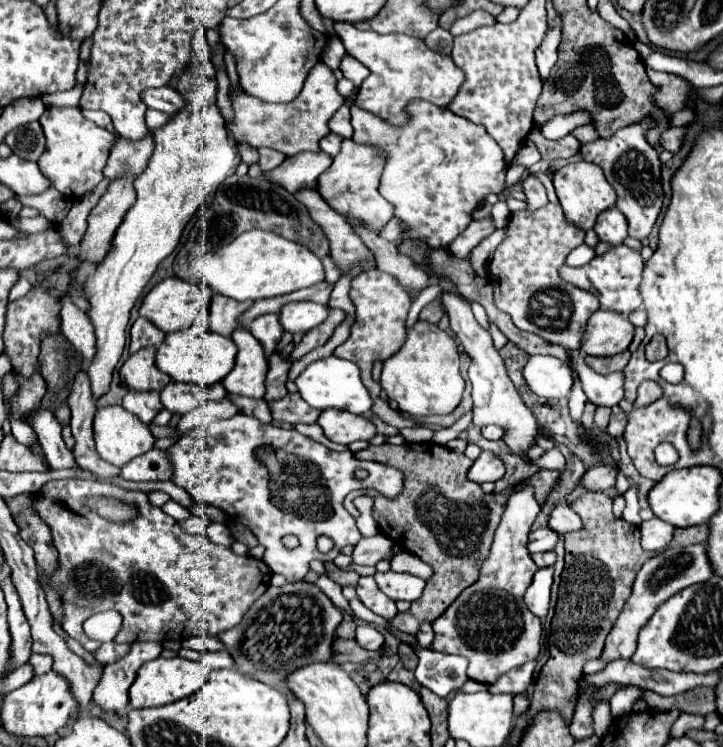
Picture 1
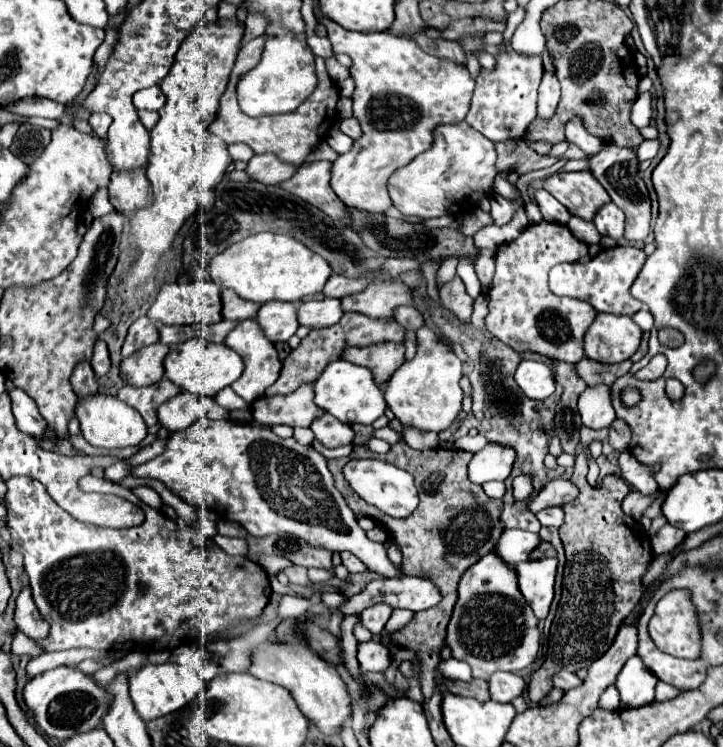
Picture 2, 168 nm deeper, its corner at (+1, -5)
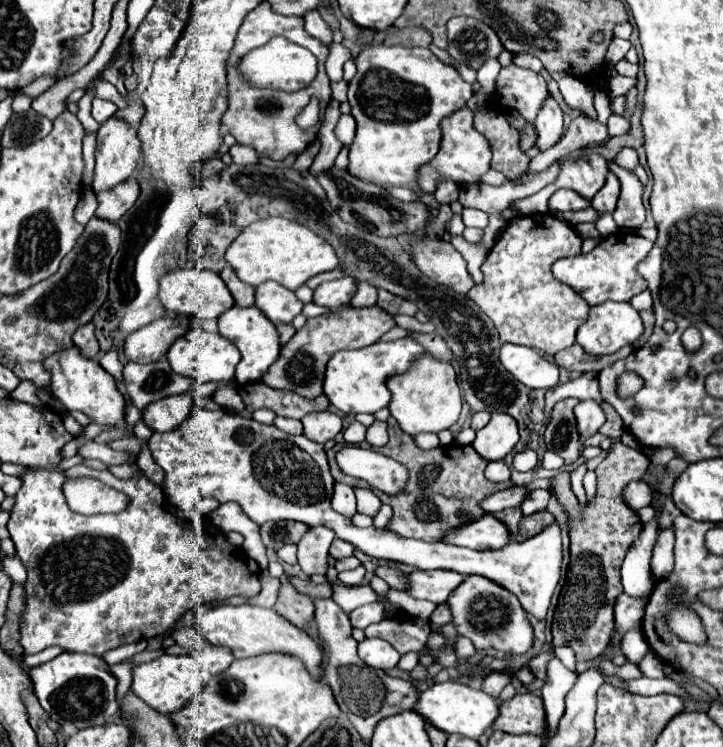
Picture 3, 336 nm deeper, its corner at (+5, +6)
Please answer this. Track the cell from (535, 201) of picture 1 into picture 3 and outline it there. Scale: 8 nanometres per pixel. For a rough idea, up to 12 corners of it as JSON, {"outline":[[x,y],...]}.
{"outline":[[557,190],[549,198],[551,212],[589,208],[589,200],[573,190]]}

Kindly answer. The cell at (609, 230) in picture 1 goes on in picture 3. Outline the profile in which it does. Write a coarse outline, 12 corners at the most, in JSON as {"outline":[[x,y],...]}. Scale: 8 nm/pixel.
{"outline":[[609,172],[605,186],[593,196],[591,208],[613,214],[619,180]]}

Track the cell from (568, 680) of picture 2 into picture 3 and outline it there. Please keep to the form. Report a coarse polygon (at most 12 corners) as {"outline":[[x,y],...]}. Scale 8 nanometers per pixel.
{"outline":[[551,652],[535,656],[529,660],[529,668],[539,680],[545,680]]}

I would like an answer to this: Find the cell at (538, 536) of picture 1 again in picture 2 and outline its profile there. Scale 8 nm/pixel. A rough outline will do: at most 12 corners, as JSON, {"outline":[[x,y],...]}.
{"outline":[[503,529],[495,545],[501,561],[529,559],[541,537],[521,529]]}

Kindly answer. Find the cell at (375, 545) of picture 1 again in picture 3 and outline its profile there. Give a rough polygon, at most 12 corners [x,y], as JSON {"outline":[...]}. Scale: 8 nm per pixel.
{"outline":[[333,540],[329,554],[333,558],[353,556],[349,542]]}

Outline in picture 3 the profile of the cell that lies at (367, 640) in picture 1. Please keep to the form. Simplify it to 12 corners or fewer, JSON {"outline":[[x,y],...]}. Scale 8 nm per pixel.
{"outline":[[381,638],[359,642],[359,658],[377,670],[393,668],[401,654]]}

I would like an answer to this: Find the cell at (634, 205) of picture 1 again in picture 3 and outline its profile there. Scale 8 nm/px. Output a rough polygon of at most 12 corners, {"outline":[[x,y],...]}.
{"outline":[[613,160],[609,170],[619,176],[621,196],[613,220],[619,228],[645,222],[643,184]]}

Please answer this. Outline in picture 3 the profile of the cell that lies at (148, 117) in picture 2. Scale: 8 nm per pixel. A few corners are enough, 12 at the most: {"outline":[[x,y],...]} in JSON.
{"outline":[[133,98],[127,100],[127,108],[117,111],[133,126],[139,126],[143,114],[143,104]]}

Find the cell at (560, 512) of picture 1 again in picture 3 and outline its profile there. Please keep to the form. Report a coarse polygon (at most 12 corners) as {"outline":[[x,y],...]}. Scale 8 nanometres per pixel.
{"outline":[[533,490],[521,504],[523,514],[545,510],[551,492]]}

